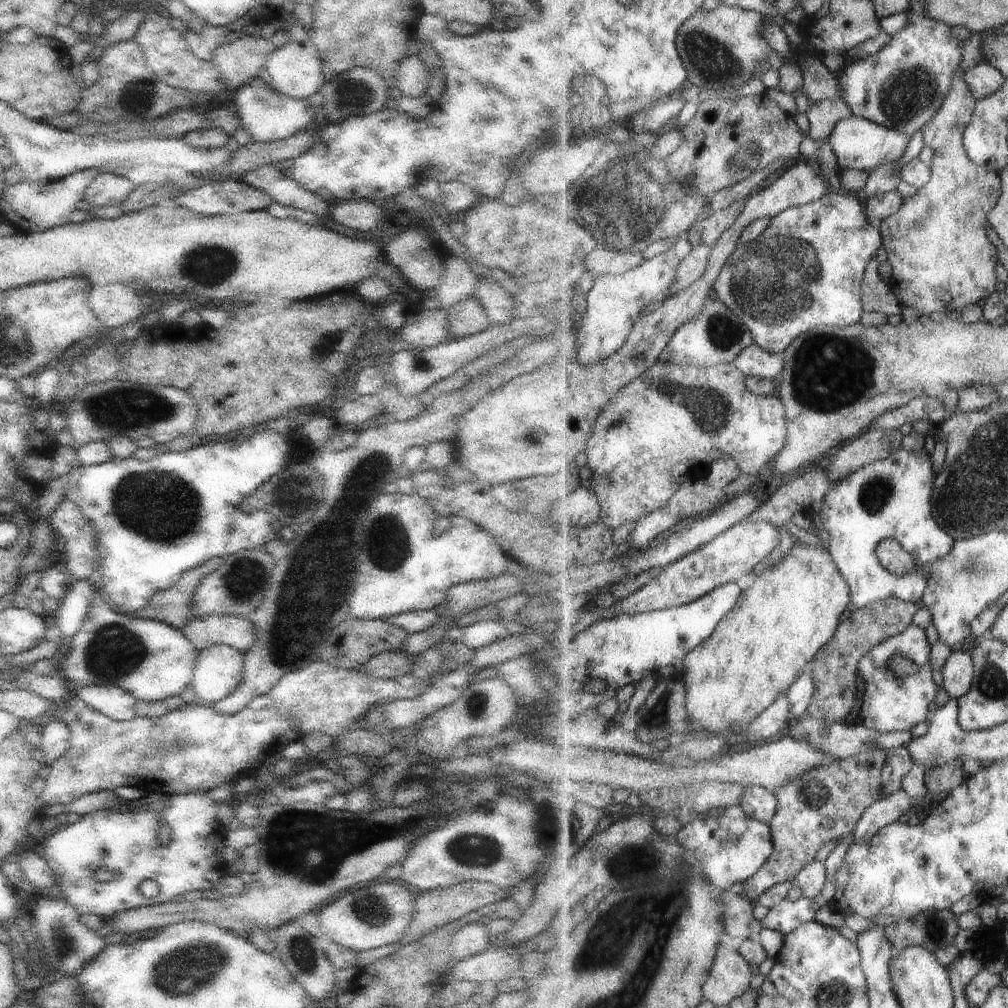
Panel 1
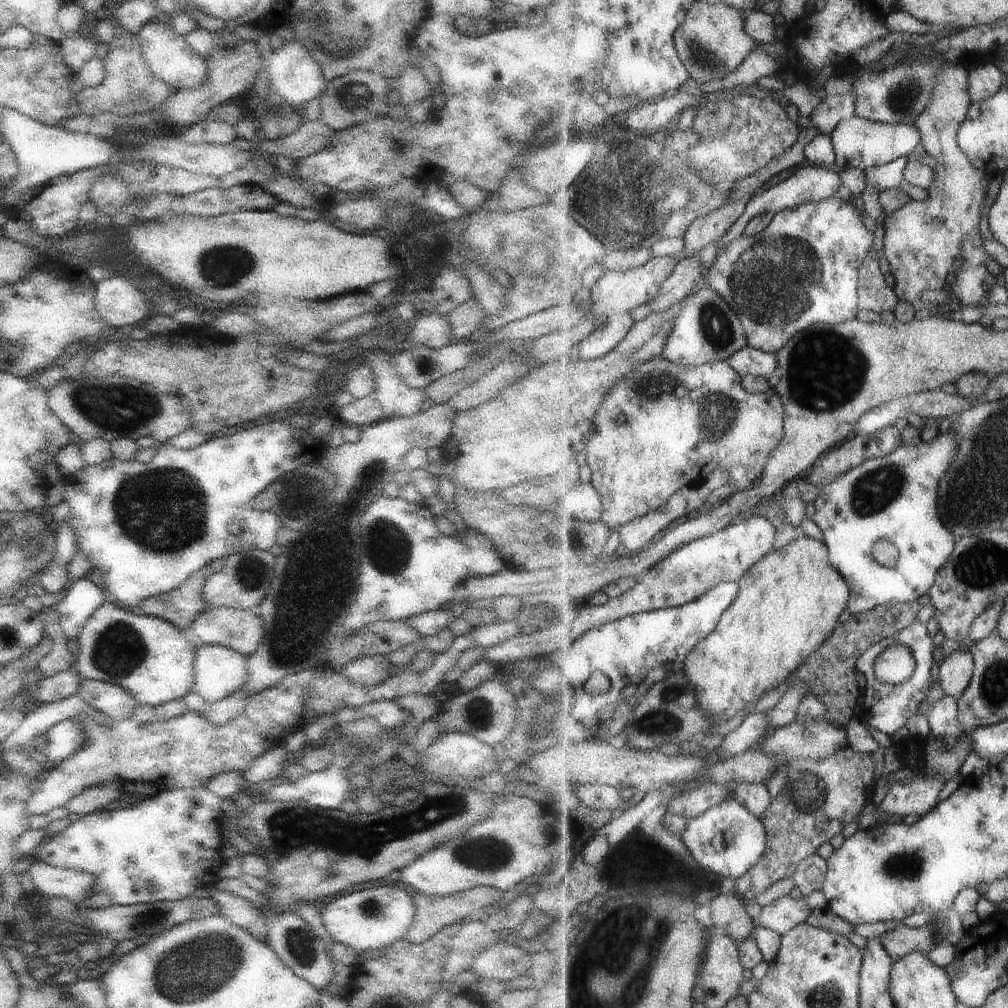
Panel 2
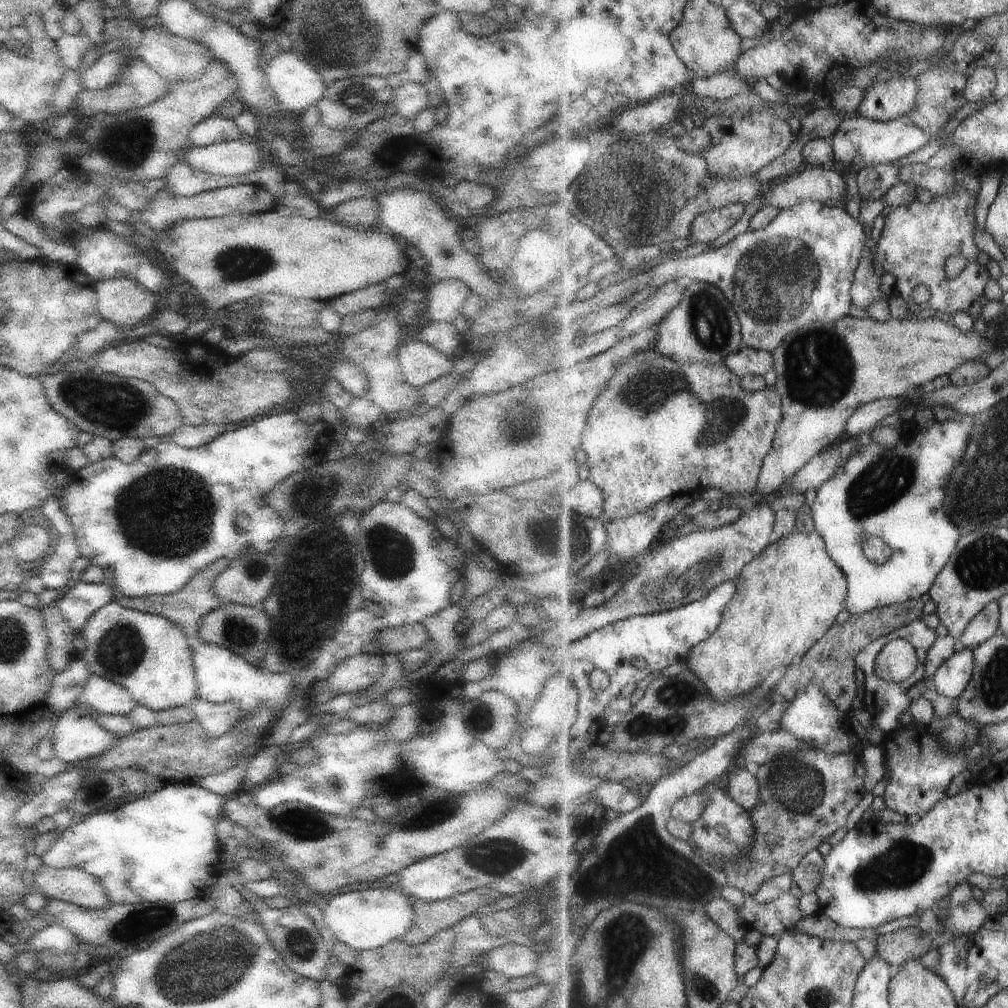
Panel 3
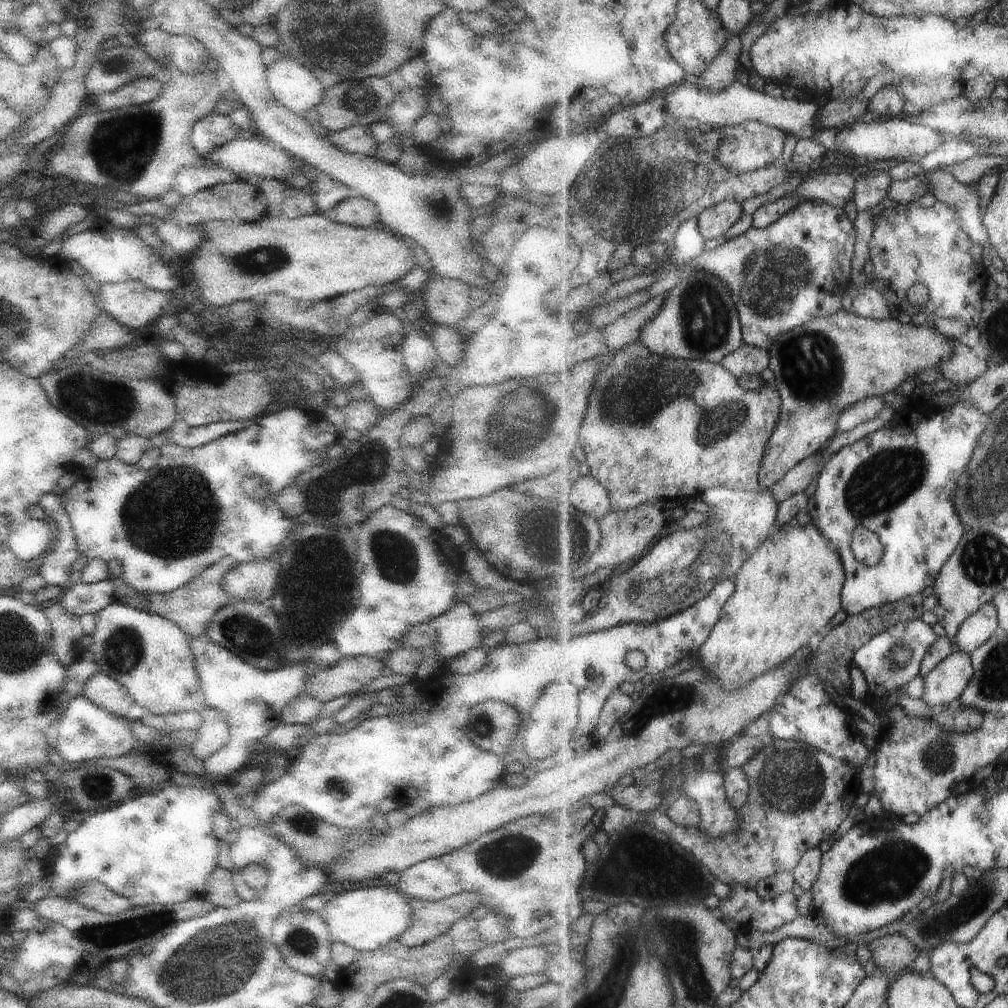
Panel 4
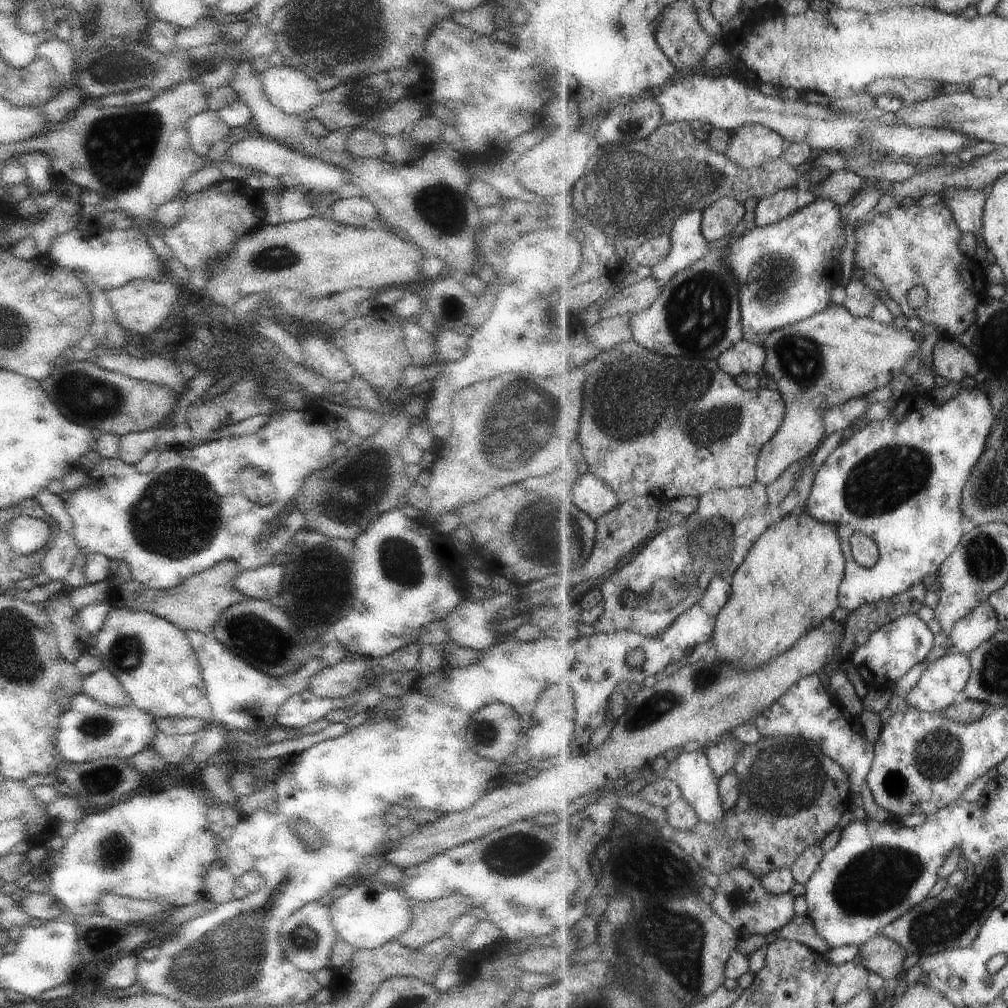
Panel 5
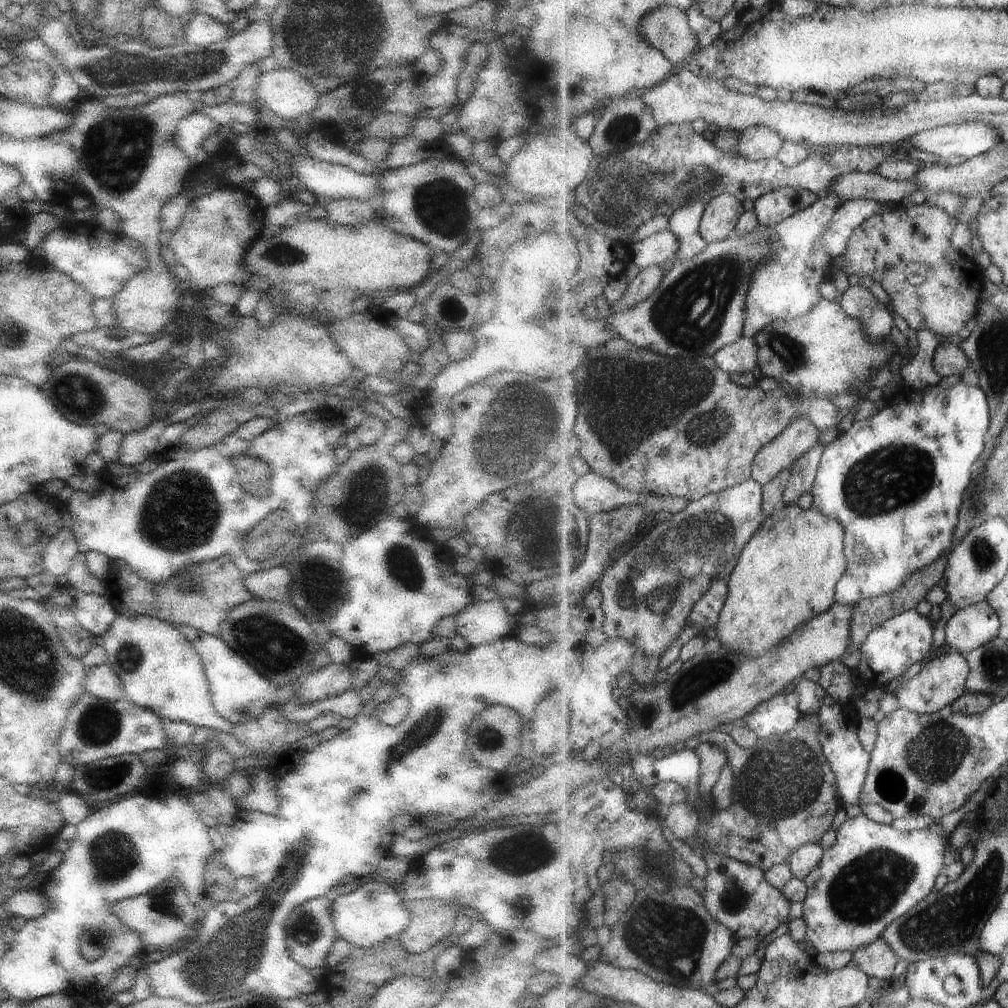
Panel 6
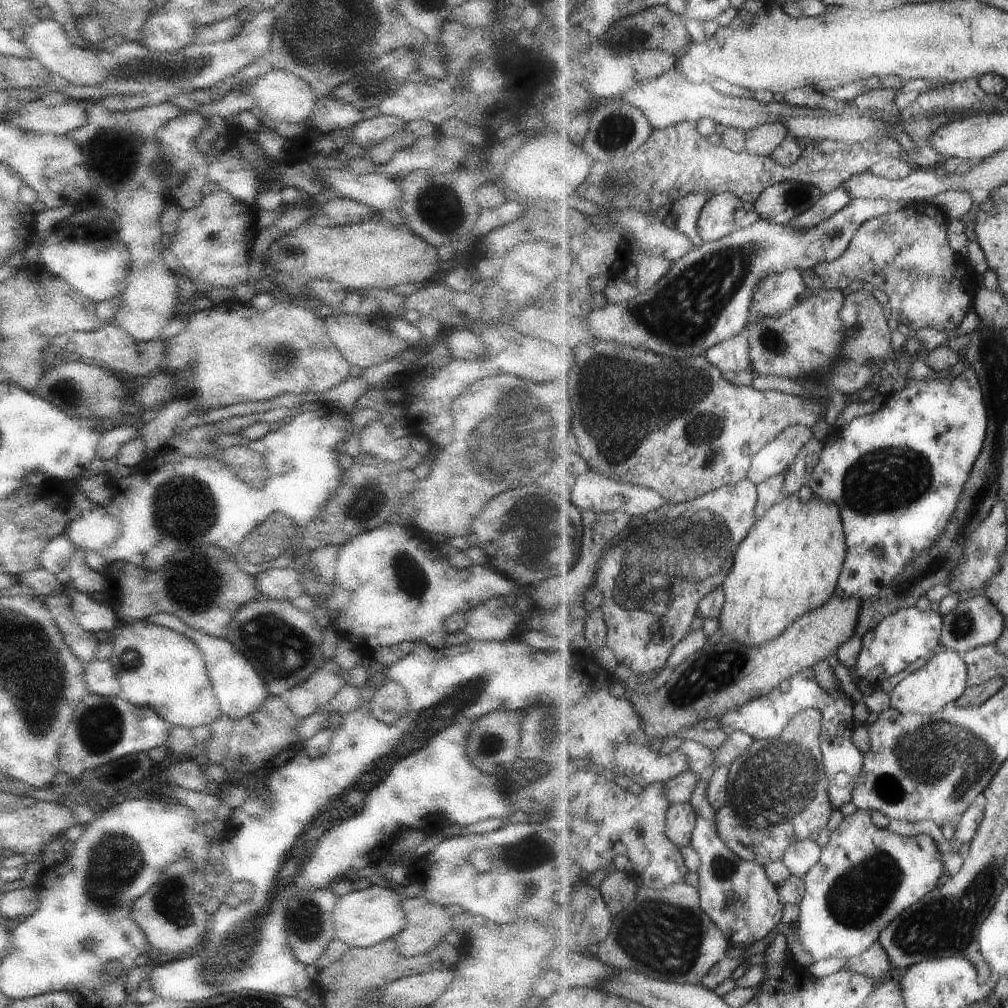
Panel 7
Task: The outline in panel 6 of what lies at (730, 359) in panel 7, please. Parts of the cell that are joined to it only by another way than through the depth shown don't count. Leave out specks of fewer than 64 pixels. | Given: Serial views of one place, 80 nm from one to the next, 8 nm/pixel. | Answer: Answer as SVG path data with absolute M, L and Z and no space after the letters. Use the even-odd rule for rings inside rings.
M741 336L736 342L717 350L712 358L730 376L734 373L758 374L759 346L752 337Z

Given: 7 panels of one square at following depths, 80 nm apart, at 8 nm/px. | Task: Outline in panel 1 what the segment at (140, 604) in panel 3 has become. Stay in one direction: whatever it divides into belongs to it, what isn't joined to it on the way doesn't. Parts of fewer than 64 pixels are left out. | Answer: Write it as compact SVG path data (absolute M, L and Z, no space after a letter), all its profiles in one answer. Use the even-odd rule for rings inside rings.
M211 558L201 566L185 572L173 586L169 586L169 589L155 592L146 601L145 606L132 616L165 622L168 626L181 630L189 618L189 612L193 606L193 594L197 586L213 573L219 564L221 564L221 558Z

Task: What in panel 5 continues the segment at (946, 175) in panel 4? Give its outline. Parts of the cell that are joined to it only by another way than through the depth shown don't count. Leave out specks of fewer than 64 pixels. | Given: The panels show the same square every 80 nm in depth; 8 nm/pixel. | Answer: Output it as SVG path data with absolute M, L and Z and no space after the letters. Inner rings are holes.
M951 188L938 196L945 198L944 204L953 212L957 226L962 232L971 232L979 236L984 207L988 200L986 192L971 188Z

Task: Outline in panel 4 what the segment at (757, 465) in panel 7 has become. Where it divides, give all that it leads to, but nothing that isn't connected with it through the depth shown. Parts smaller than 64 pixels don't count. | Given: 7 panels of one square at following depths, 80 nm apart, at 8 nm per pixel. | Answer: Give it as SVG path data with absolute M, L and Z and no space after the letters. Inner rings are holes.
M842 309L831 316L813 318L797 329L777 336L768 351L771 356L769 369L774 373L777 390L782 397L780 422L769 440L767 454L760 467L760 486L770 490L799 462L818 454L839 433L837 422L843 410L855 402L893 392L905 380L914 380L914 376L929 368L936 366L940 369L939 364L953 356L953 342L941 336L936 329L916 326L914 321L903 324L896 318L873 319Z

